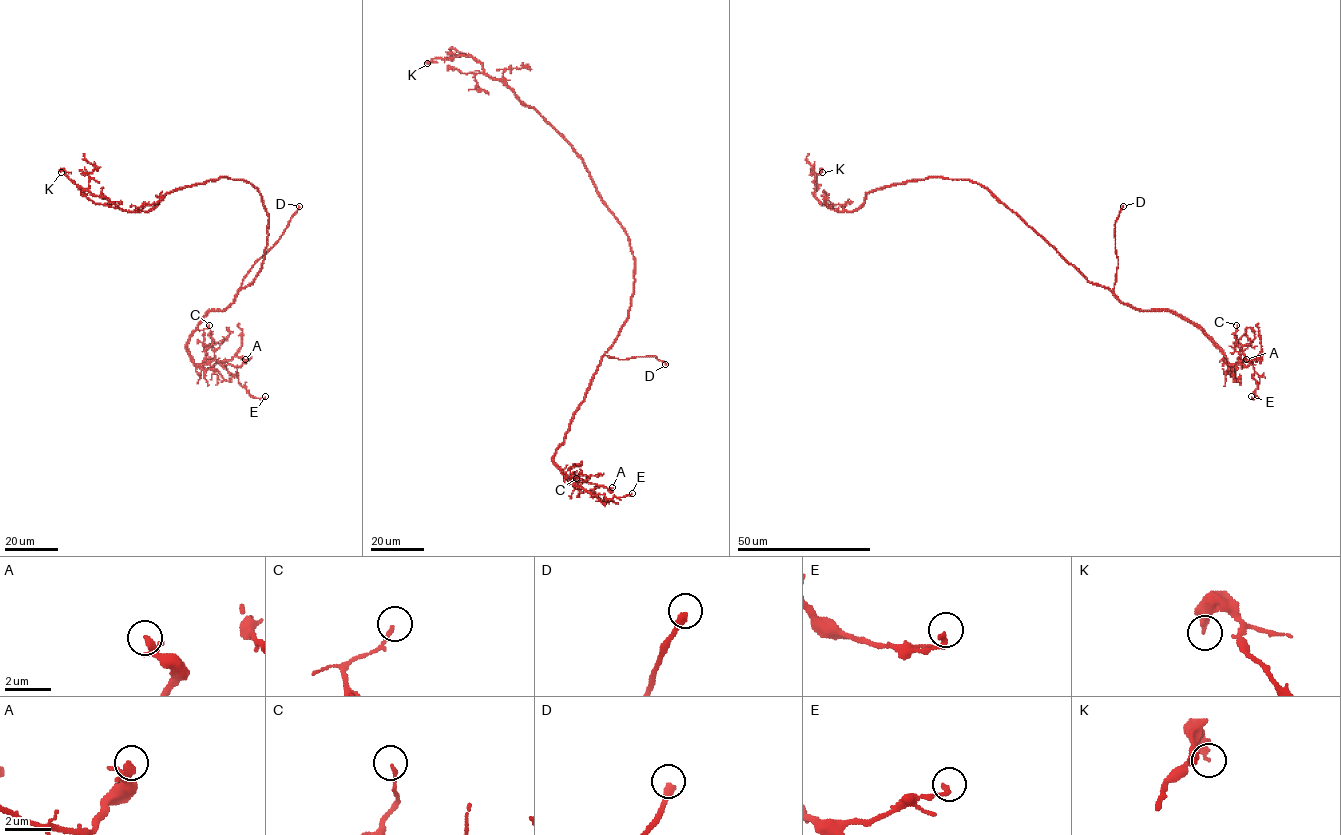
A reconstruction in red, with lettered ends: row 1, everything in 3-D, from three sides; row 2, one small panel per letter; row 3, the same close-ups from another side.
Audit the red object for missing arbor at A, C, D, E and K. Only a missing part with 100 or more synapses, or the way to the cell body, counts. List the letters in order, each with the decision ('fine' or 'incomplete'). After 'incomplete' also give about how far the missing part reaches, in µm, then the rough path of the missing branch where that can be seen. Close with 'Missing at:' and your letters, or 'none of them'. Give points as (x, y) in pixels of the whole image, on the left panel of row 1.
A: fine
C: fine
D: incomplete; about 4 µm are missing
E: fine
K: fine
Missing at: D

